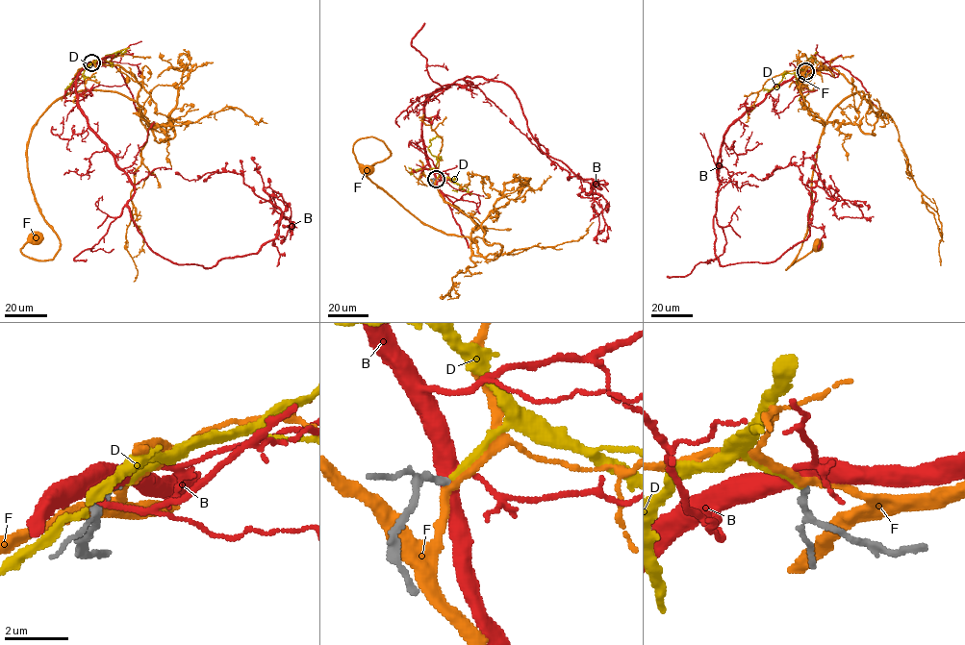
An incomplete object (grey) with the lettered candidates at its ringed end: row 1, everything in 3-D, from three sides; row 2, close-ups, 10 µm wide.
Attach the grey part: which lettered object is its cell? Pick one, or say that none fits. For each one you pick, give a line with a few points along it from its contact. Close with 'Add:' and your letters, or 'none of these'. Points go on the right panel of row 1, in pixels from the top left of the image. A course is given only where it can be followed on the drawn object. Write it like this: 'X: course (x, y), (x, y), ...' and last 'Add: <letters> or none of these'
D: course (805, 71), (786, 73), (773, 88), (764, 87)
Add: D

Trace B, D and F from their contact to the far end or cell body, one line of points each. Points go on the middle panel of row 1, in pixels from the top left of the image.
B: (435, 179), (423, 105), (481, 76), (514, 91), (543, 151), (600, 189), (571, 176), (509, 117)
D: (436, 178), (439, 175), (435, 167), (437, 160), (427, 148), (431, 139), (440, 137)
F: (436, 179), (475, 224), (469, 236), (423, 224), (366, 175), (391, 154), (371, 136), (352, 148), (367, 170)

